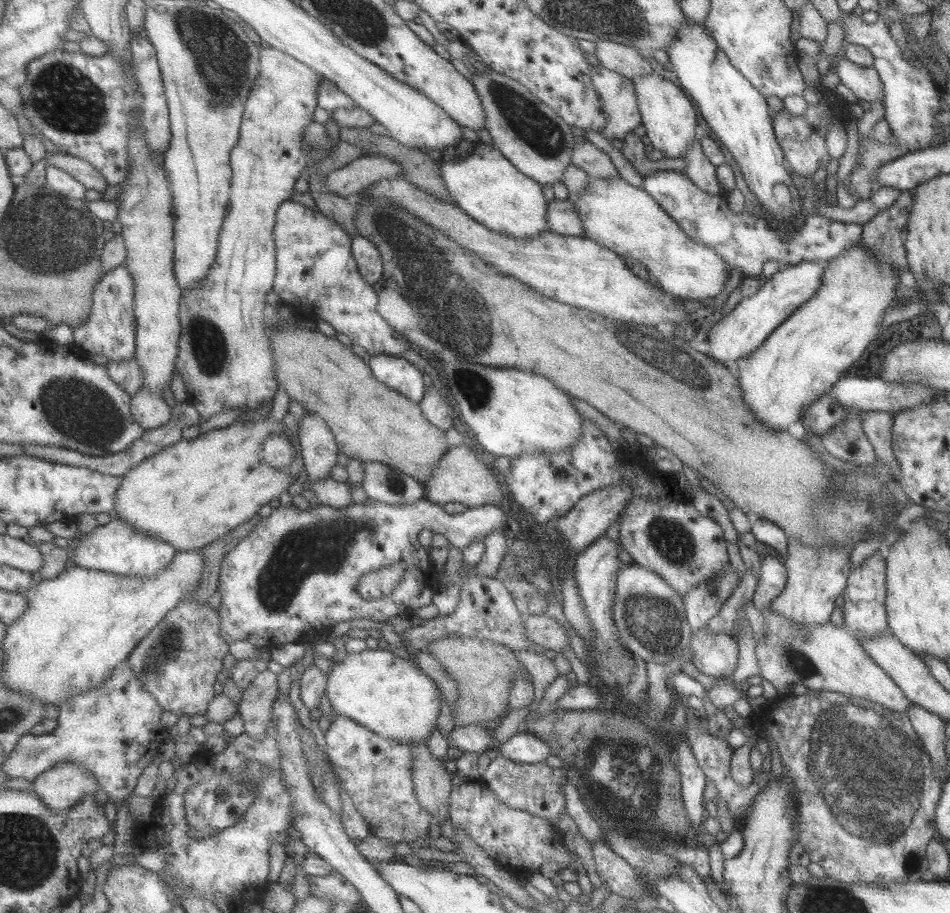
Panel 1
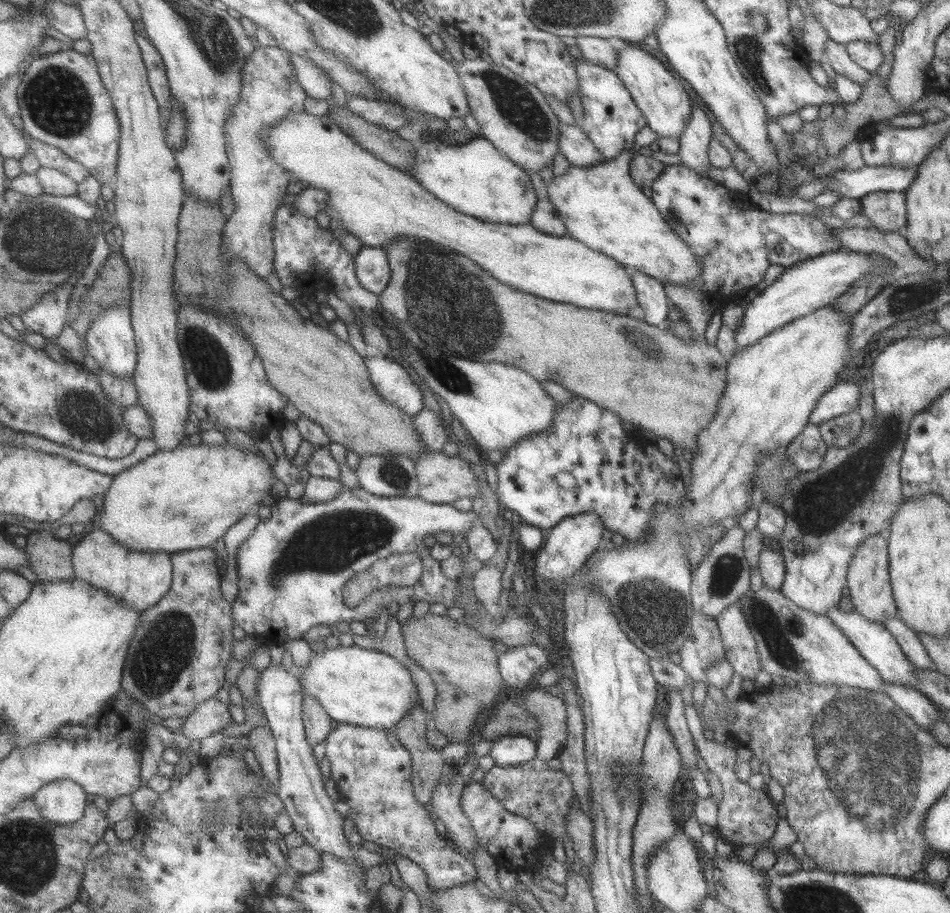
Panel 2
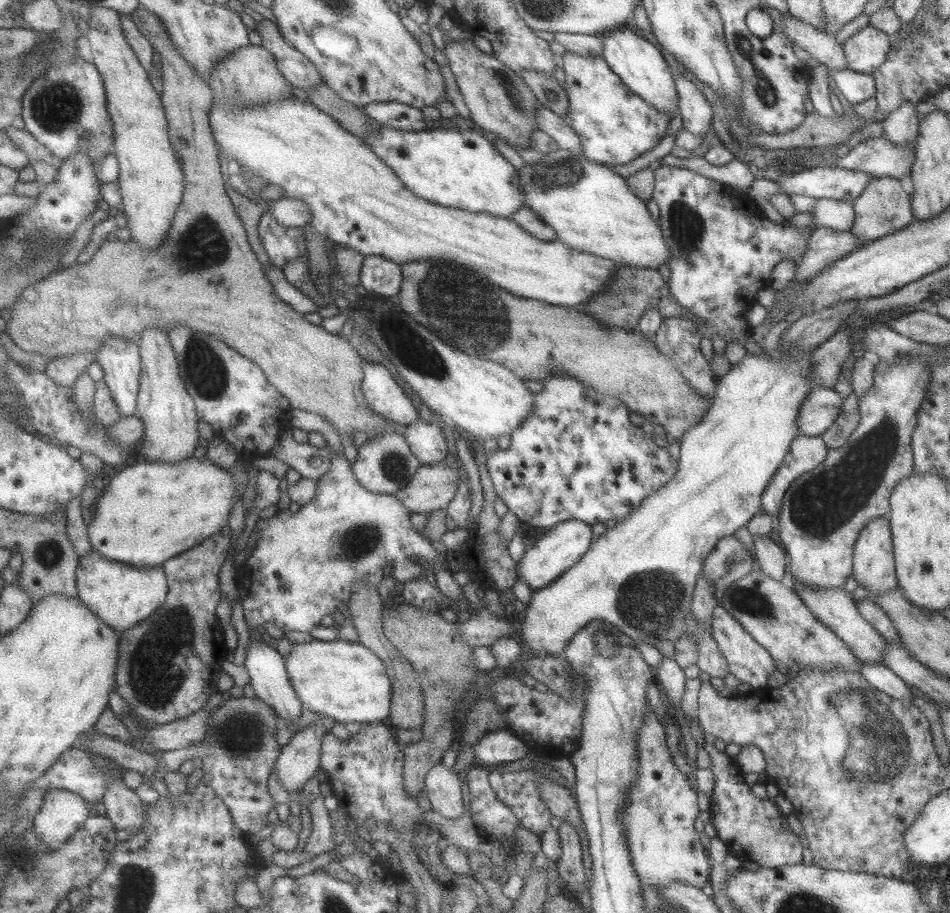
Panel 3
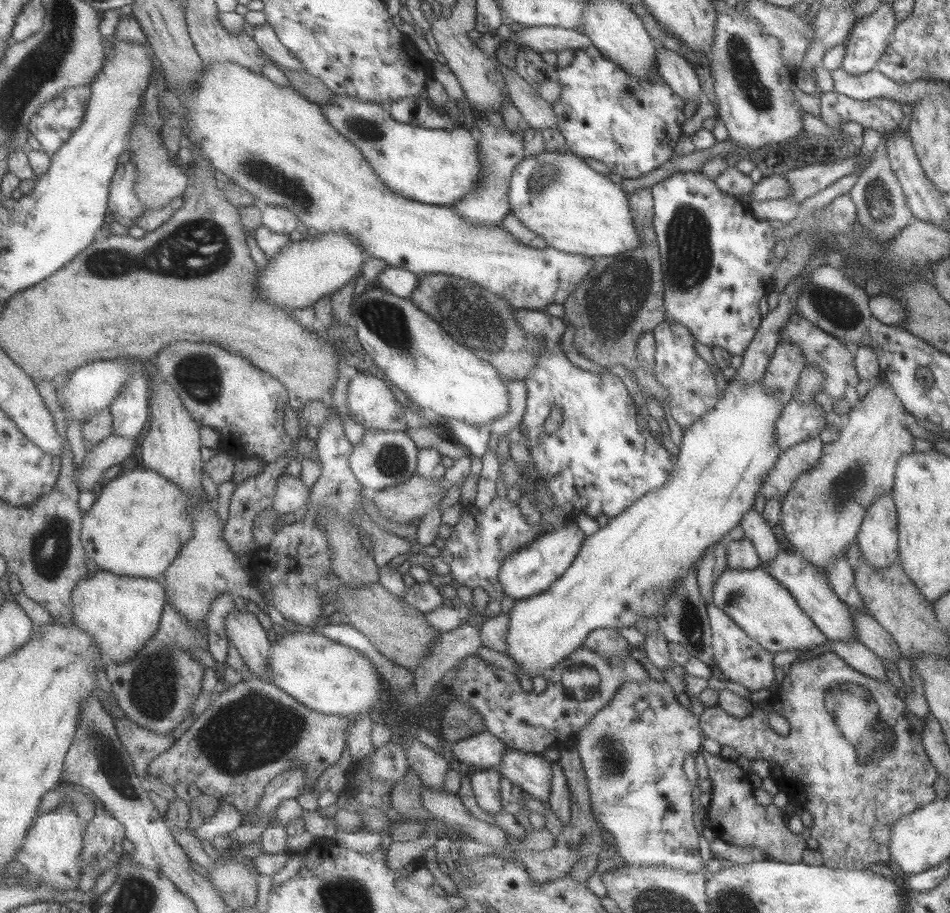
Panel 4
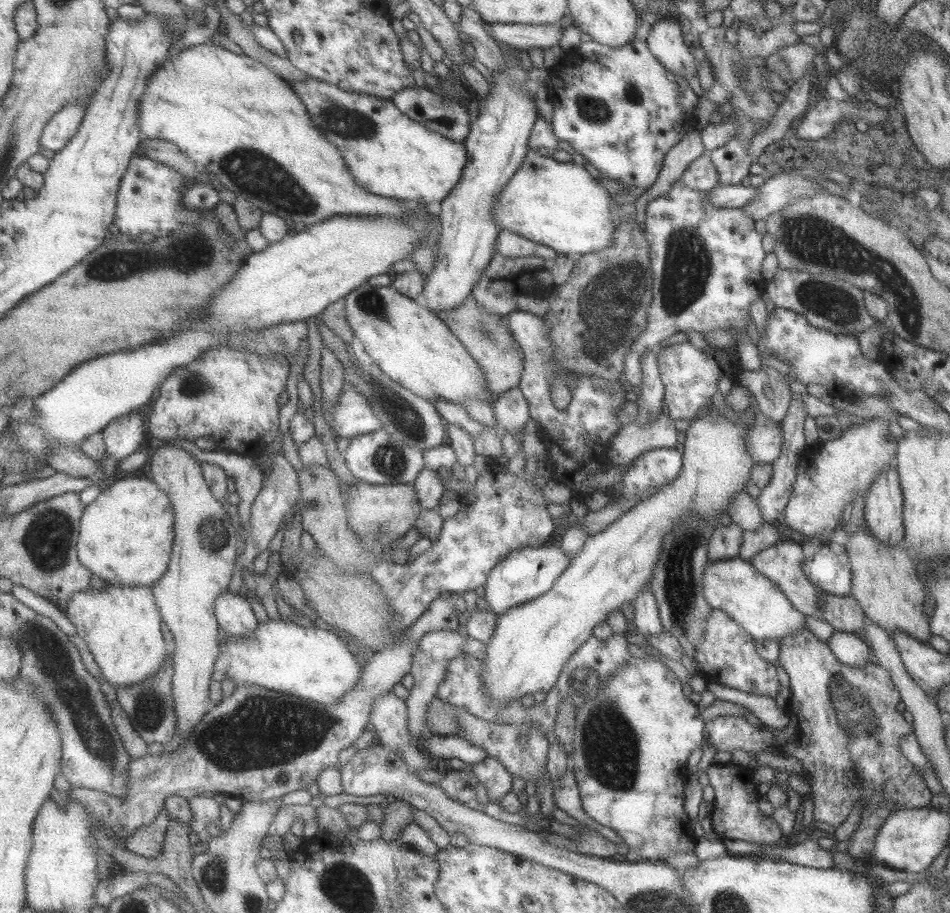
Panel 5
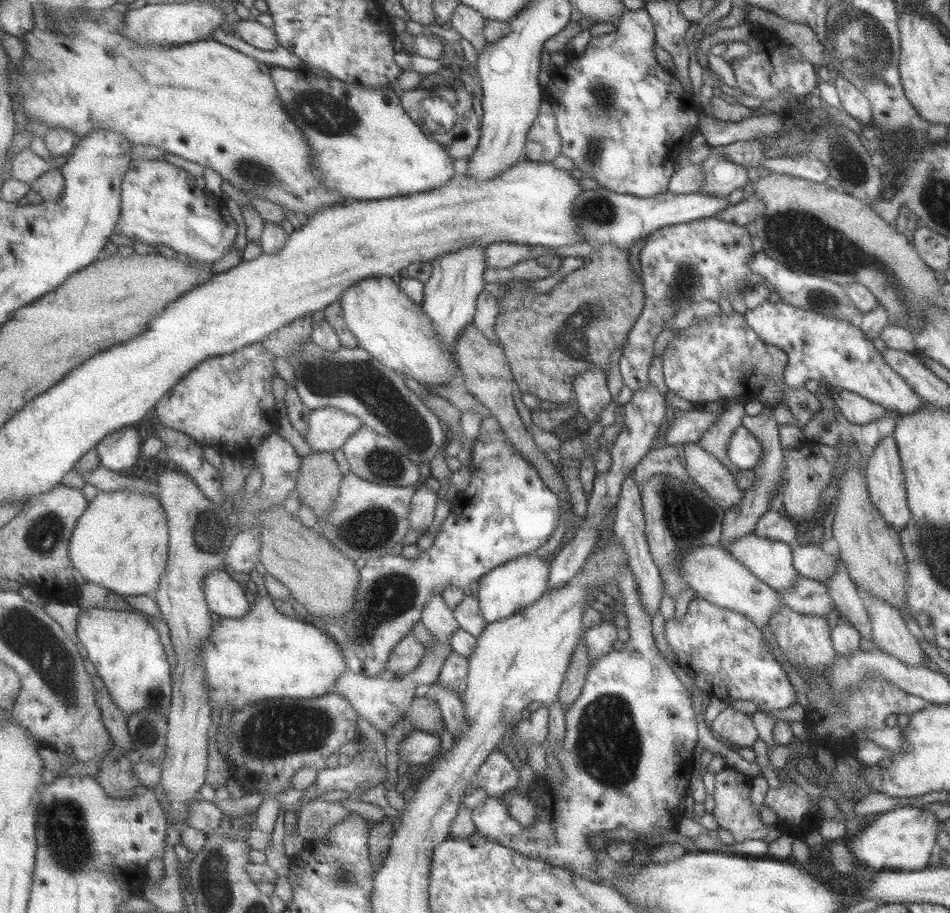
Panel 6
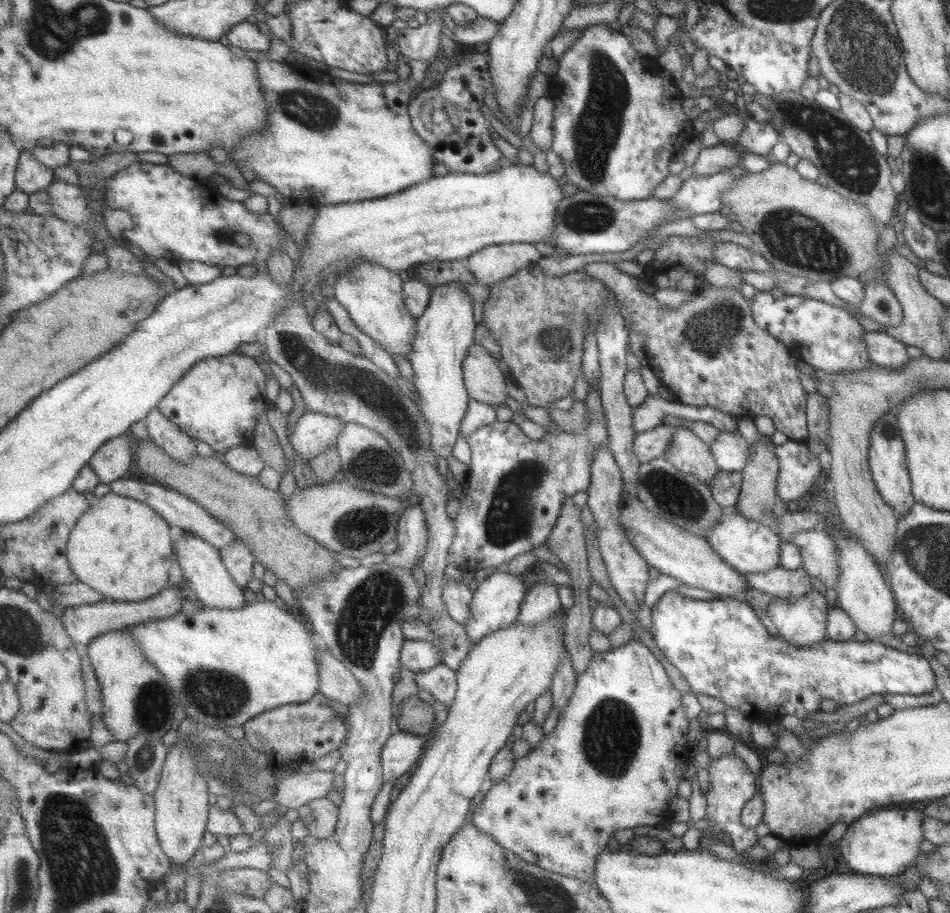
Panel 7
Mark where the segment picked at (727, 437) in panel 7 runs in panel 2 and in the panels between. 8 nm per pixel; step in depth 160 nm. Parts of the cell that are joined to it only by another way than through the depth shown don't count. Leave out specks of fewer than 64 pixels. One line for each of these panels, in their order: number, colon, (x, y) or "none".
2: (843, 397)
3: (817, 412)
4: (796, 422)
5: (764, 441)
6: (744, 449)

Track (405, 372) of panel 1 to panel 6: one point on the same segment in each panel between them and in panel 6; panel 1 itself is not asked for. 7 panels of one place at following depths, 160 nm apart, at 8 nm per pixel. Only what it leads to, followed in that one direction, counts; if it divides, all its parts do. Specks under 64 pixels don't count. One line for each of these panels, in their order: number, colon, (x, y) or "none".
2: (394, 382)
3: (387, 397)
4: (371, 402)
5: (354, 415)
6: (330, 429)

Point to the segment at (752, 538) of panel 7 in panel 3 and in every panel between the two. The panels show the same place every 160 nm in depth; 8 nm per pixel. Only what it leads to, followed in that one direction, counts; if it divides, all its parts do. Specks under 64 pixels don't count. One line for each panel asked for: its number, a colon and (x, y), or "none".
3: (834, 607)
4: (808, 585)
5: (781, 563)
6: (769, 560)

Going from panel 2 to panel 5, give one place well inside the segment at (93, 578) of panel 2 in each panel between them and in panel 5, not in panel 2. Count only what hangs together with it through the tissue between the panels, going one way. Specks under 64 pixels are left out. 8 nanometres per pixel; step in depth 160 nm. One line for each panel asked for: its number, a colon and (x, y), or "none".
3: (123, 595)
4: (121, 613)
5: (121, 625)

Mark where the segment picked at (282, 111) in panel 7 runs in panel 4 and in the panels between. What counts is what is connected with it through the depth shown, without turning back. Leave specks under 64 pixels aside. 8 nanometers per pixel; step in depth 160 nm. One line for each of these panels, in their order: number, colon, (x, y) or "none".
4: (441, 167)
5: (390, 154)
6: (367, 145)

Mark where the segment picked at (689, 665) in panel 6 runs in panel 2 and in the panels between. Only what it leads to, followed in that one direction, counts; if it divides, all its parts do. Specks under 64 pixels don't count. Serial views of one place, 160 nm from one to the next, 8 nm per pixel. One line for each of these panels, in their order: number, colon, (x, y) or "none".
2: (738, 642)
3: (748, 661)
4: (741, 659)
5: (726, 655)

